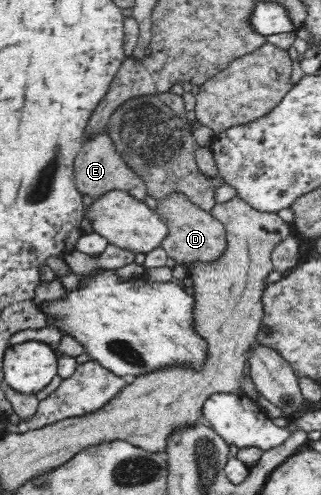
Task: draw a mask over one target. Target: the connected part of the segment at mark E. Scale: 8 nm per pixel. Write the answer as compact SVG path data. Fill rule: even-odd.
M103 131L103 135L84 141L83 147L74 161L75 185L78 192L84 196L99 200L109 191L125 191L141 202L150 197L147 184L122 160L116 152L112 139Z

